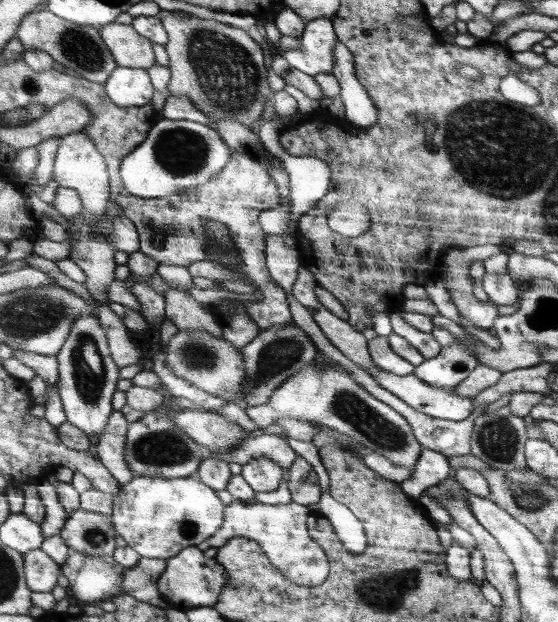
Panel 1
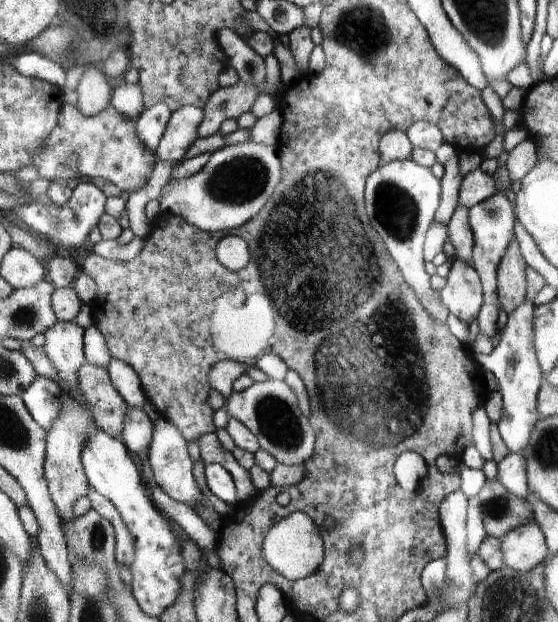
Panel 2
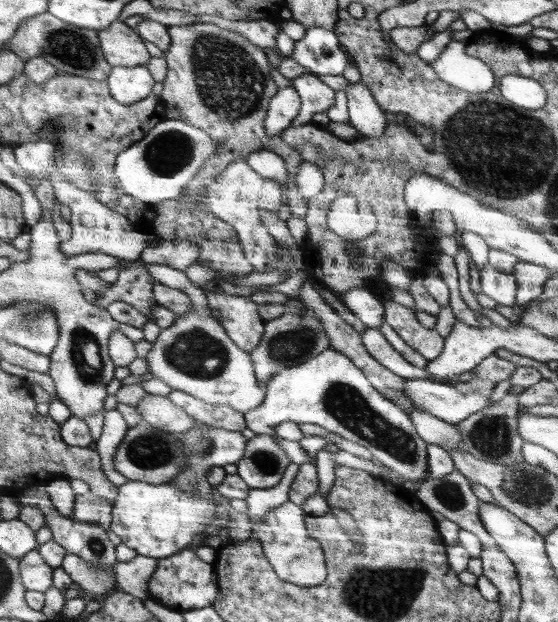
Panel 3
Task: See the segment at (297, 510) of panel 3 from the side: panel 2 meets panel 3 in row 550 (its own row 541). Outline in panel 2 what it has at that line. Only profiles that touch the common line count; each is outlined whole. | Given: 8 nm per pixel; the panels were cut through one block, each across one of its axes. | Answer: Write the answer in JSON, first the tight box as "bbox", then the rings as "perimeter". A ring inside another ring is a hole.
{"bbox":[262,511,324,581],"perimeter":[[[295,511],[280,518],[265,532],[262,554],[267,563],[289,581],[298,581],[314,574],[324,558],[323,540],[318,527],[305,512]]]}

